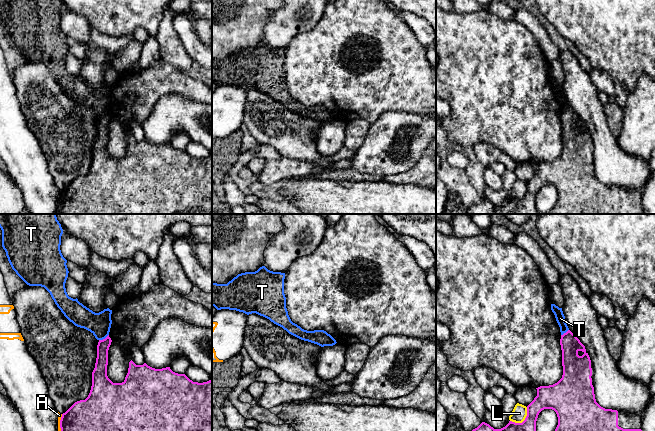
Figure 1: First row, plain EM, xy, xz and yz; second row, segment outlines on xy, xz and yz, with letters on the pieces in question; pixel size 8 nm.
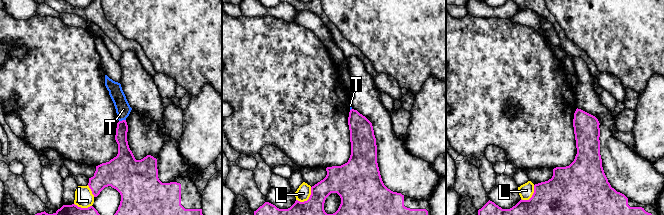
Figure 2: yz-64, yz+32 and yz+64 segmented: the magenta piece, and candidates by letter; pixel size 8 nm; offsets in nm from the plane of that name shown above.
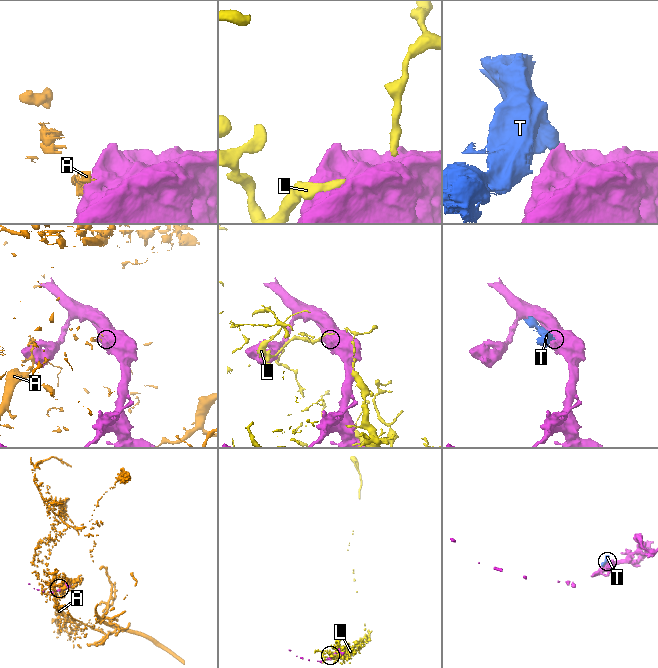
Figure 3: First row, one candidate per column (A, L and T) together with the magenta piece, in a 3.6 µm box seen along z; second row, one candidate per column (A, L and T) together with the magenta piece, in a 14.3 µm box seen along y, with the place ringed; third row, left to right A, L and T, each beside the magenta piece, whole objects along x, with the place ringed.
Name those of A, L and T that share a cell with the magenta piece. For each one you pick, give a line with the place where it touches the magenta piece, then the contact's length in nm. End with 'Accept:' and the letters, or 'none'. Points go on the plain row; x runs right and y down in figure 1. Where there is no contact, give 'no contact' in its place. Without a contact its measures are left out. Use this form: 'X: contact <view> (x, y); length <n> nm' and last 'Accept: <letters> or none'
Accept: none

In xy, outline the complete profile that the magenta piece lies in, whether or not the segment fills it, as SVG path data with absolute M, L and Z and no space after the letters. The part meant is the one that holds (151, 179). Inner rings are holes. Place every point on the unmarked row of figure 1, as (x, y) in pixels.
M109 111L99 116L97 121L97 134L95 144L92 148L92 162L88 173L85 176L75 178L60 196L60 214L212 214L212 157L198 159L190 156L185 150L173 148L170 143L155 145L148 142L136 141L132 136L129 138L128 149L122 159L113 159L107 152L108 126L111 121Z

